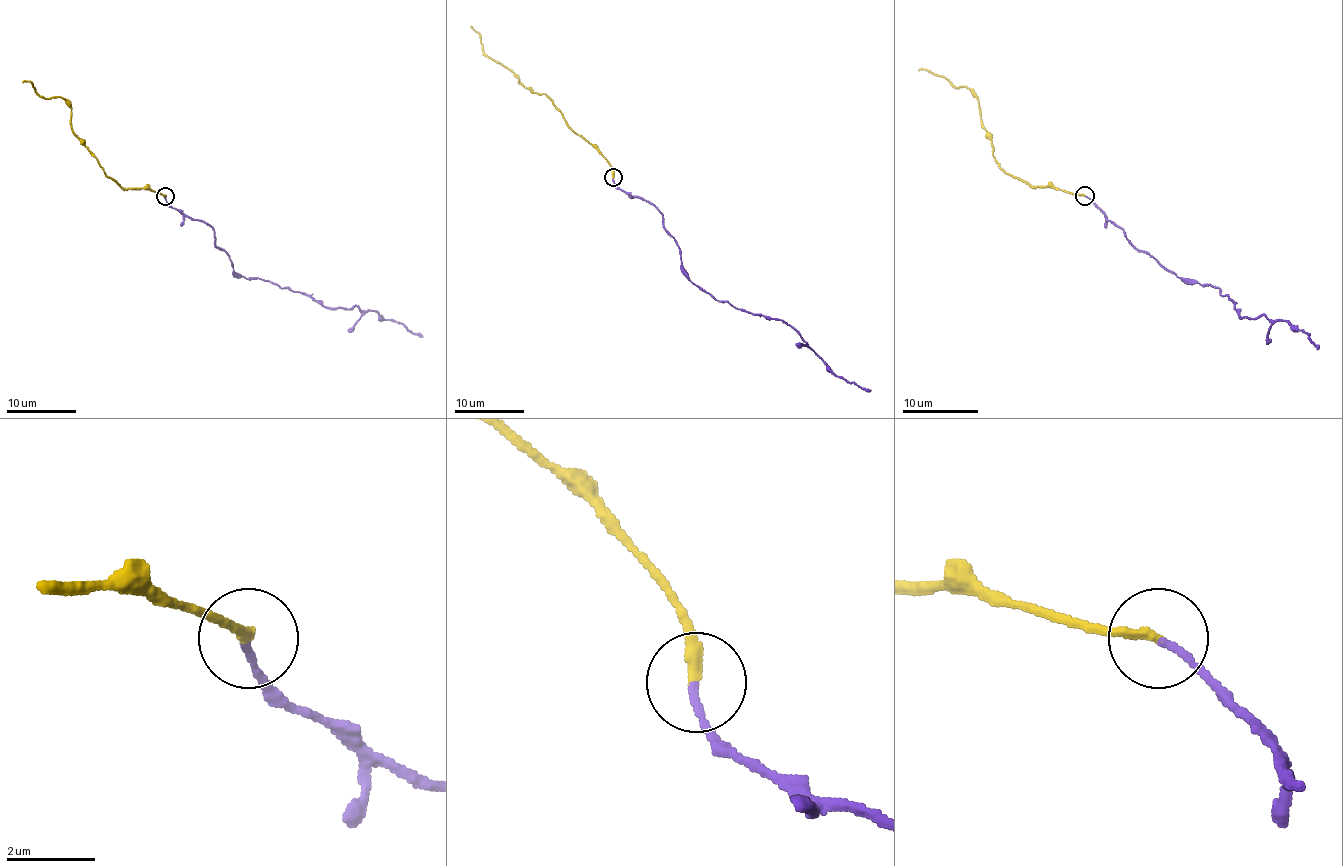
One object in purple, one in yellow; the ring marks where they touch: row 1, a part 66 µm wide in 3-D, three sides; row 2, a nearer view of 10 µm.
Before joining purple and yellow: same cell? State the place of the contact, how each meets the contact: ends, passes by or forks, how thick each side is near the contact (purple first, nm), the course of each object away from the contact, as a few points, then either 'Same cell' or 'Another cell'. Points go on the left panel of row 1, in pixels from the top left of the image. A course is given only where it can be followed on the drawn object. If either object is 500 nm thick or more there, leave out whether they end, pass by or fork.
Place: (165, 196). At the ring purple ends. At the ring yellow ends. Thickness 160 nm (purple) against 240 nm. Course of purple: (165, 196), (173, 208), (213, 229), (215, 245), (245, 278), (311, 295), (325, 305), (377, 311), (422, 337). Course of yellow: (165, 196), (125, 189), (113, 180), (74, 133), (71, 107), (60, 97), (43, 99), (29, 81), (22, 83). Another cell

